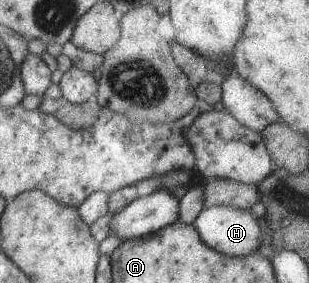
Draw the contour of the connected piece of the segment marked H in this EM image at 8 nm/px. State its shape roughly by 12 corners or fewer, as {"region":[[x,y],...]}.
{"region":[[231,206],[203,208],[192,223],[201,239],[228,256],[263,243],[260,220]]}

